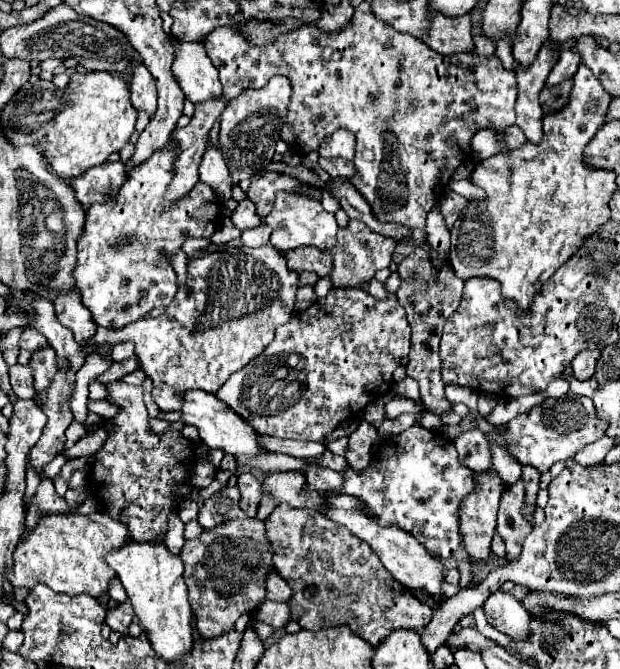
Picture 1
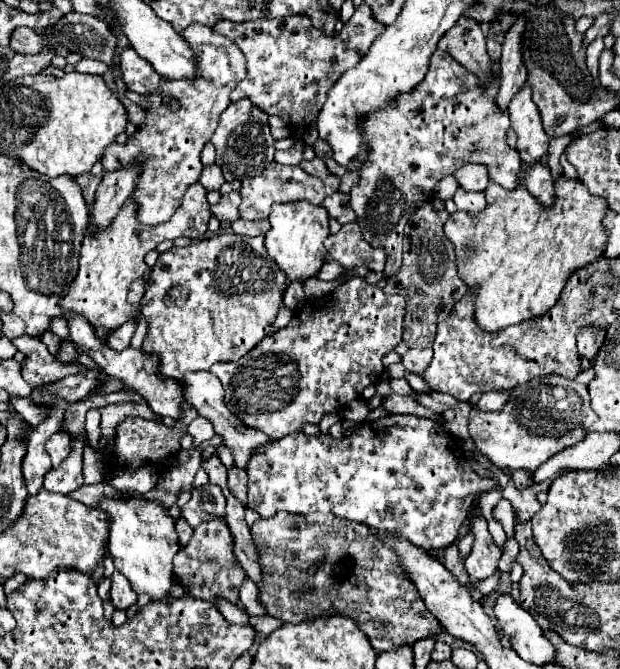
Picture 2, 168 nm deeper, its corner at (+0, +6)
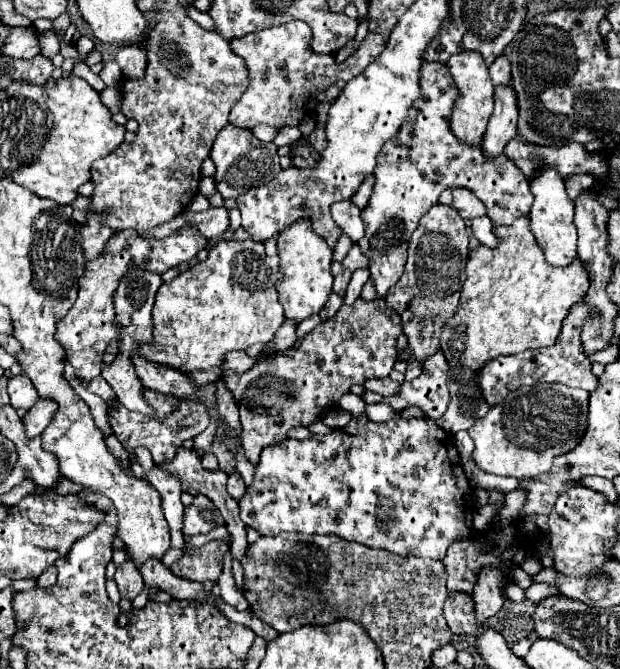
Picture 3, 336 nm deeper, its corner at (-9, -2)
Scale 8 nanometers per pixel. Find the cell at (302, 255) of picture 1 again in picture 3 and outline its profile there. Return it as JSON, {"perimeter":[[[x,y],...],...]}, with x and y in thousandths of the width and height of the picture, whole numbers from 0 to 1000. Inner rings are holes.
{"perimeter":[[[537,392],[537,404],[534,404],[534,407],[537,407],[537,416],[540,416],[540,422],[537,422],[537,436],[544,436],[544,439],[553,442],[569,407],[560,404],[560,401],[553,401],[550,392]]]}

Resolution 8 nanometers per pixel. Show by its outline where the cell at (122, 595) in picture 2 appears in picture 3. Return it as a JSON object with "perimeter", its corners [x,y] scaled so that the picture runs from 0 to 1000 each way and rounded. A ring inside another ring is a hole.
{"perimeter":[[[208,837],[189,849],[185,870],[189,870],[189,879],[192,879],[195,891],[205,894],[205,897],[215,897],[218,891],[224,891],[234,882],[227,855]]]}

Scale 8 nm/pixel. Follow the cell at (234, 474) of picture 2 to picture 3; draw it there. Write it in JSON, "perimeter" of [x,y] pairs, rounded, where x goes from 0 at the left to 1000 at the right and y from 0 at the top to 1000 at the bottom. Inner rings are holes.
{"perimeter":[[[385,706],[369,709],[369,717],[366,717],[366,735],[369,735],[379,747],[389,747],[392,738],[398,735],[398,726],[395,726],[392,714],[385,712]]]}

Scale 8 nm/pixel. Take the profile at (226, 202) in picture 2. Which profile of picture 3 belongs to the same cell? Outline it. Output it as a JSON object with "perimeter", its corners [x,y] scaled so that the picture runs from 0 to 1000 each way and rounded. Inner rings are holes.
{"perimeter":[[[337,311],[331,317],[311,317],[298,314],[289,320],[276,335],[263,335],[263,341],[247,341],[244,347],[234,347],[231,353],[247,353],[247,356],[266,356],[279,350],[285,341],[292,341],[302,332],[315,332],[321,338],[321,347],[334,356],[353,356],[366,341],[369,341],[369,314],[366,311]]]}

